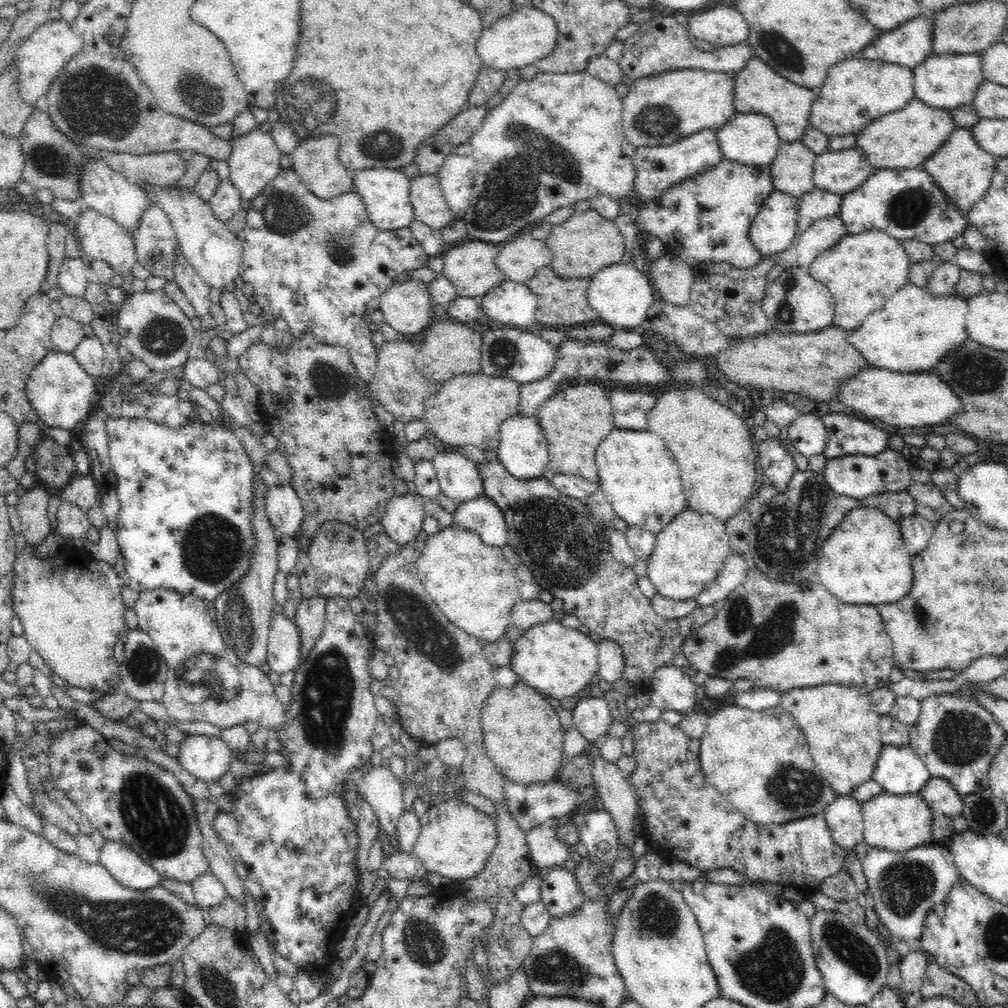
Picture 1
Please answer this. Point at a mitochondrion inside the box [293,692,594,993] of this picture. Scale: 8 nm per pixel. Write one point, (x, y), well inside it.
(423, 942)

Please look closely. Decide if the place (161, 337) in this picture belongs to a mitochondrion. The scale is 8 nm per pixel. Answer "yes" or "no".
yes

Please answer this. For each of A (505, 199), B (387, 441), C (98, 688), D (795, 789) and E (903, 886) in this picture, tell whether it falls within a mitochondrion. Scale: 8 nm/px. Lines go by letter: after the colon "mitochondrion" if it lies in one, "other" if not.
A: mitochondrion
B: other
C: other
D: mitochondrion
E: mitochondrion

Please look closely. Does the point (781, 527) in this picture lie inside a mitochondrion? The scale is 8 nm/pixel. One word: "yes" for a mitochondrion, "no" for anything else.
yes

